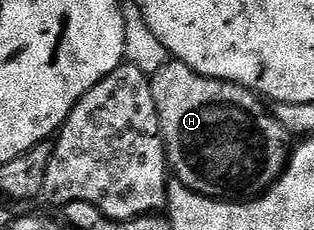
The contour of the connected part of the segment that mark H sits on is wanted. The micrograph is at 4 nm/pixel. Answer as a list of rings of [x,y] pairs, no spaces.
[[[176,60],[163,64],[163,68],[159,68],[159,72],[152,74],[151,85],[153,87],[155,108],[161,121],[161,135],[165,141],[165,156],[168,169],[194,194],[202,194],[205,198],[215,198],[218,200],[249,200],[258,192],[268,190],[277,181],[287,161],[287,146],[285,150],[287,135],[285,129],[278,124],[277,119],[267,109],[266,103],[254,91],[249,90],[245,86],[239,86],[235,82],[225,82],[221,78],[208,78],[202,74],[196,74],[187,64]]]

